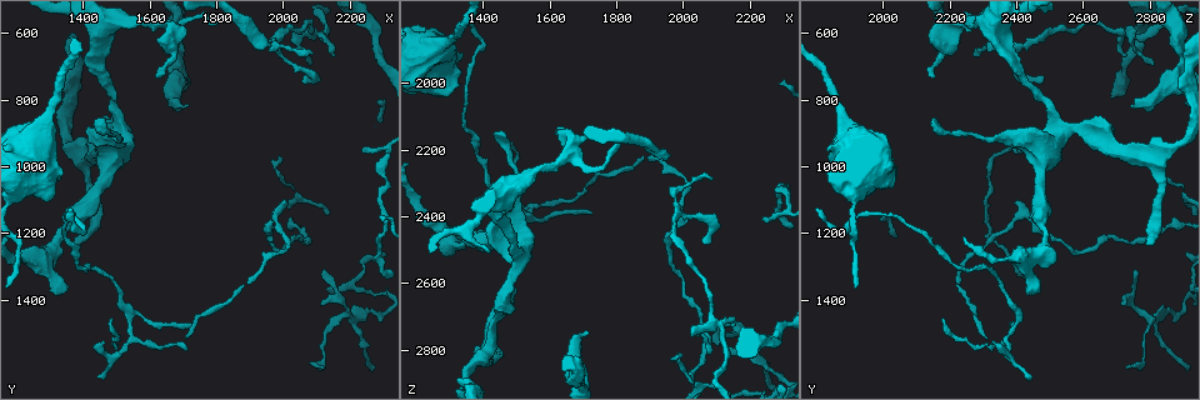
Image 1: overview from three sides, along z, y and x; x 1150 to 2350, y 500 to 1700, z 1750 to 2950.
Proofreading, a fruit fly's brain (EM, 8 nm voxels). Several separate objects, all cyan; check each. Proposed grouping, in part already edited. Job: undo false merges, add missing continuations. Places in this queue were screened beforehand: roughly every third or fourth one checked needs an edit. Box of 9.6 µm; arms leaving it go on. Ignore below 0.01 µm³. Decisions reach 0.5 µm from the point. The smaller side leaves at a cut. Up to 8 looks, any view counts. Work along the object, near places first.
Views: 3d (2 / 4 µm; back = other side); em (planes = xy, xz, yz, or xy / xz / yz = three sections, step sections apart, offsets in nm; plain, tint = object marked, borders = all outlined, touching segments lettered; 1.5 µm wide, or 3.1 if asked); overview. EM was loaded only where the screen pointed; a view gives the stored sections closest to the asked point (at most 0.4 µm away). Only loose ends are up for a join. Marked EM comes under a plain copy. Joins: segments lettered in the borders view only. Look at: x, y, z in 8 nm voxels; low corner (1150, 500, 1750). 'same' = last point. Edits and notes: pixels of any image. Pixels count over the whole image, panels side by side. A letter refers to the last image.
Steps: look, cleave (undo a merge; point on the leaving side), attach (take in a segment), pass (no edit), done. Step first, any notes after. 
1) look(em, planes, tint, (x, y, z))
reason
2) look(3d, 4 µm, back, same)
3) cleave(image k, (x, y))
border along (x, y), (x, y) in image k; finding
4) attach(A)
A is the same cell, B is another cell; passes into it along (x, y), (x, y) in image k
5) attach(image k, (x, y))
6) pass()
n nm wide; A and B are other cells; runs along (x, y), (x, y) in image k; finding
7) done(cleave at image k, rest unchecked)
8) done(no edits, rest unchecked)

look(em, yz, step 4, tint, (1430, 970, 2780))
sharp bend

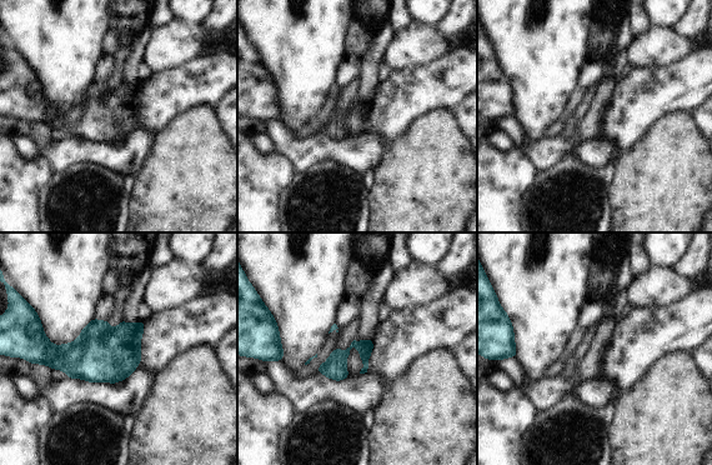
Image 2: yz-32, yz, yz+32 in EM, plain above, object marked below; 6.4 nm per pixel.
look(em, planes, borders, same)
another direction

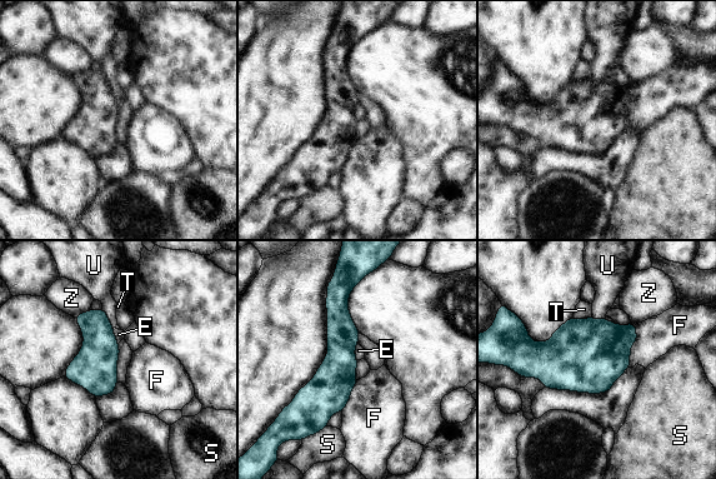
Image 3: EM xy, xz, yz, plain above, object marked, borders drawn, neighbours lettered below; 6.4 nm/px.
pass()
E, F, S, T, U and Z are other cells; continuous, no second cell

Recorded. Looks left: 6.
look(3d, 4 µm, (2120, 1320, 2760))
free end

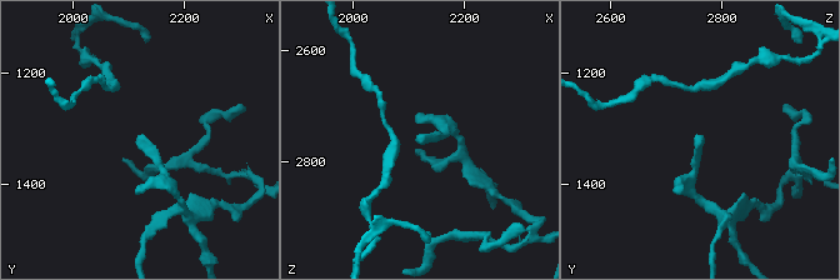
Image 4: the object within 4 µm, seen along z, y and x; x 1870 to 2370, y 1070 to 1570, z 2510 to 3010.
look(em, planes, borders, (2115, 1310, 2760))
now the EM

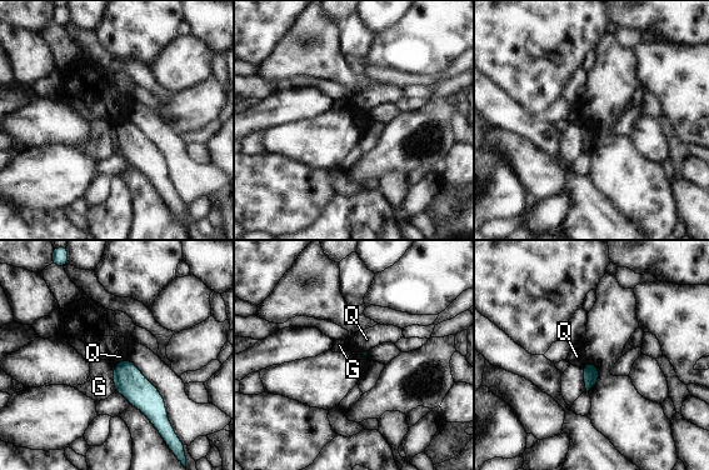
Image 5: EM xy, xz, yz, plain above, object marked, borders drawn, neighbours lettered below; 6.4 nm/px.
pass()
G touches over 150 nm; G and Q are other cells; no lettered segment goes on from it

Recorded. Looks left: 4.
look(3d, 2 µm, (2010, 1250, 2300))
sharp bend

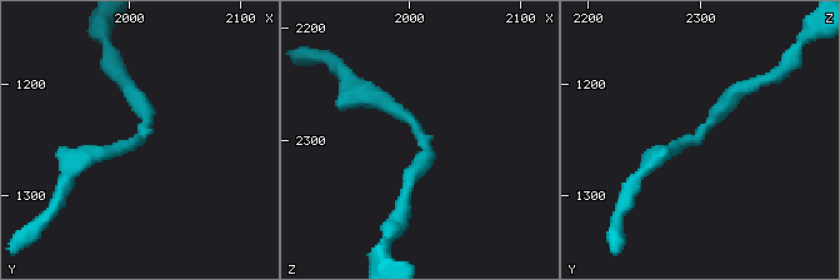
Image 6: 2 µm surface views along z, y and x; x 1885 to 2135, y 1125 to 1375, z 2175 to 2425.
look(em, planes, borders, (2010, 1248, 2294))
now the EM

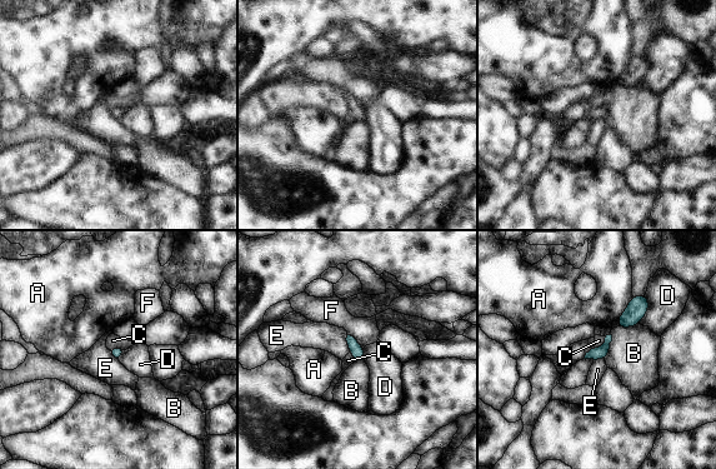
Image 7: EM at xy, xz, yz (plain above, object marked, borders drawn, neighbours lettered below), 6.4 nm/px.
pass()
A, B, C, D, E and F are other cells; border along (606, 337), (605, 342), (595, 348) in image 7; one cell here

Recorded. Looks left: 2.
done(no edits, rest unchecked)

